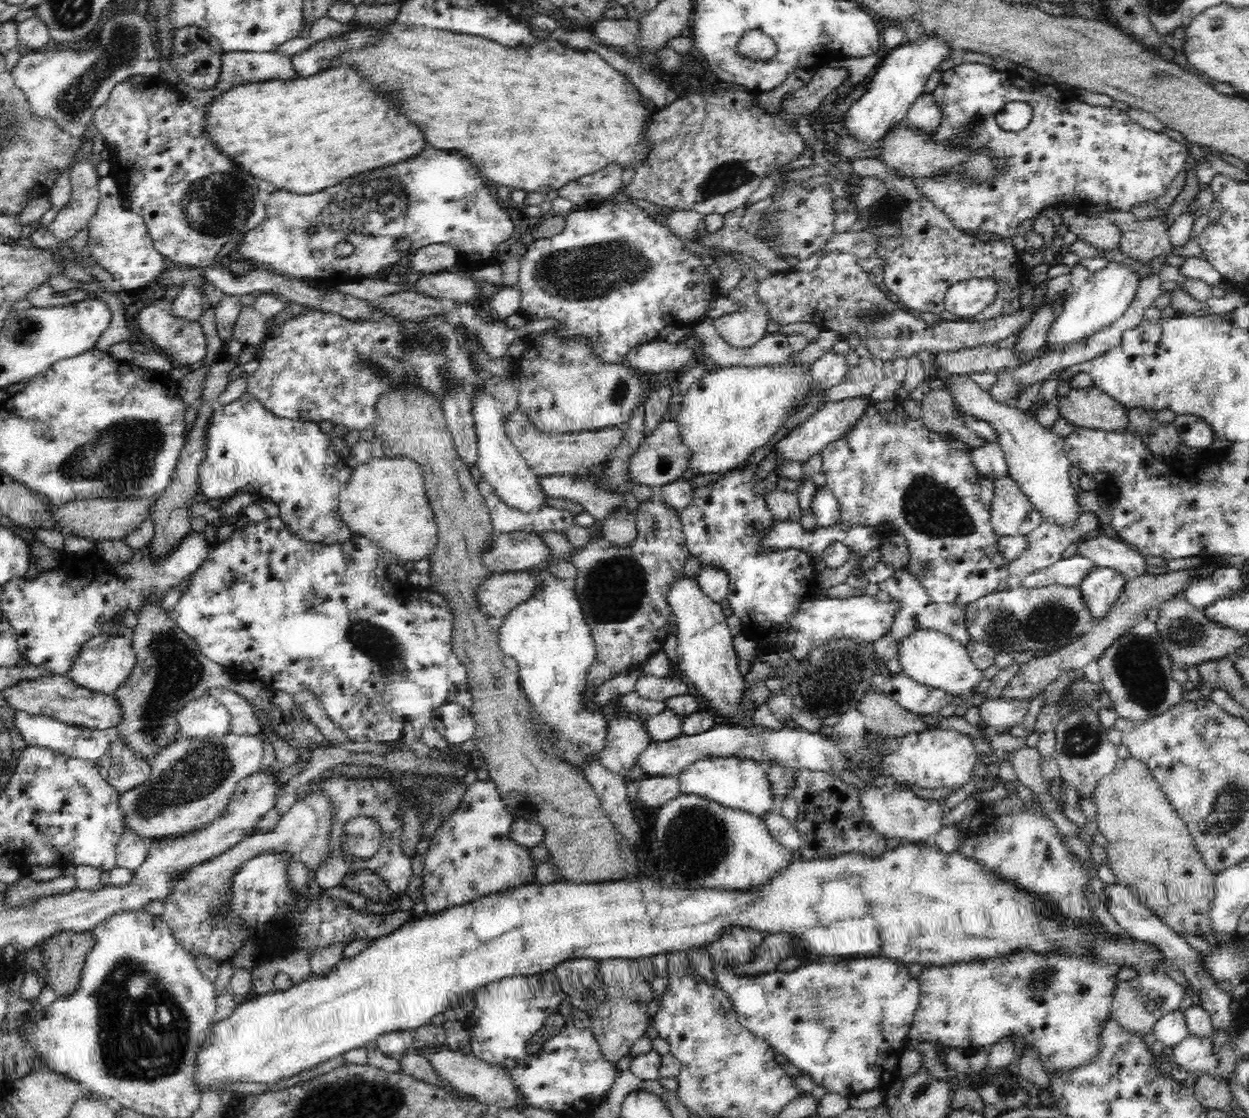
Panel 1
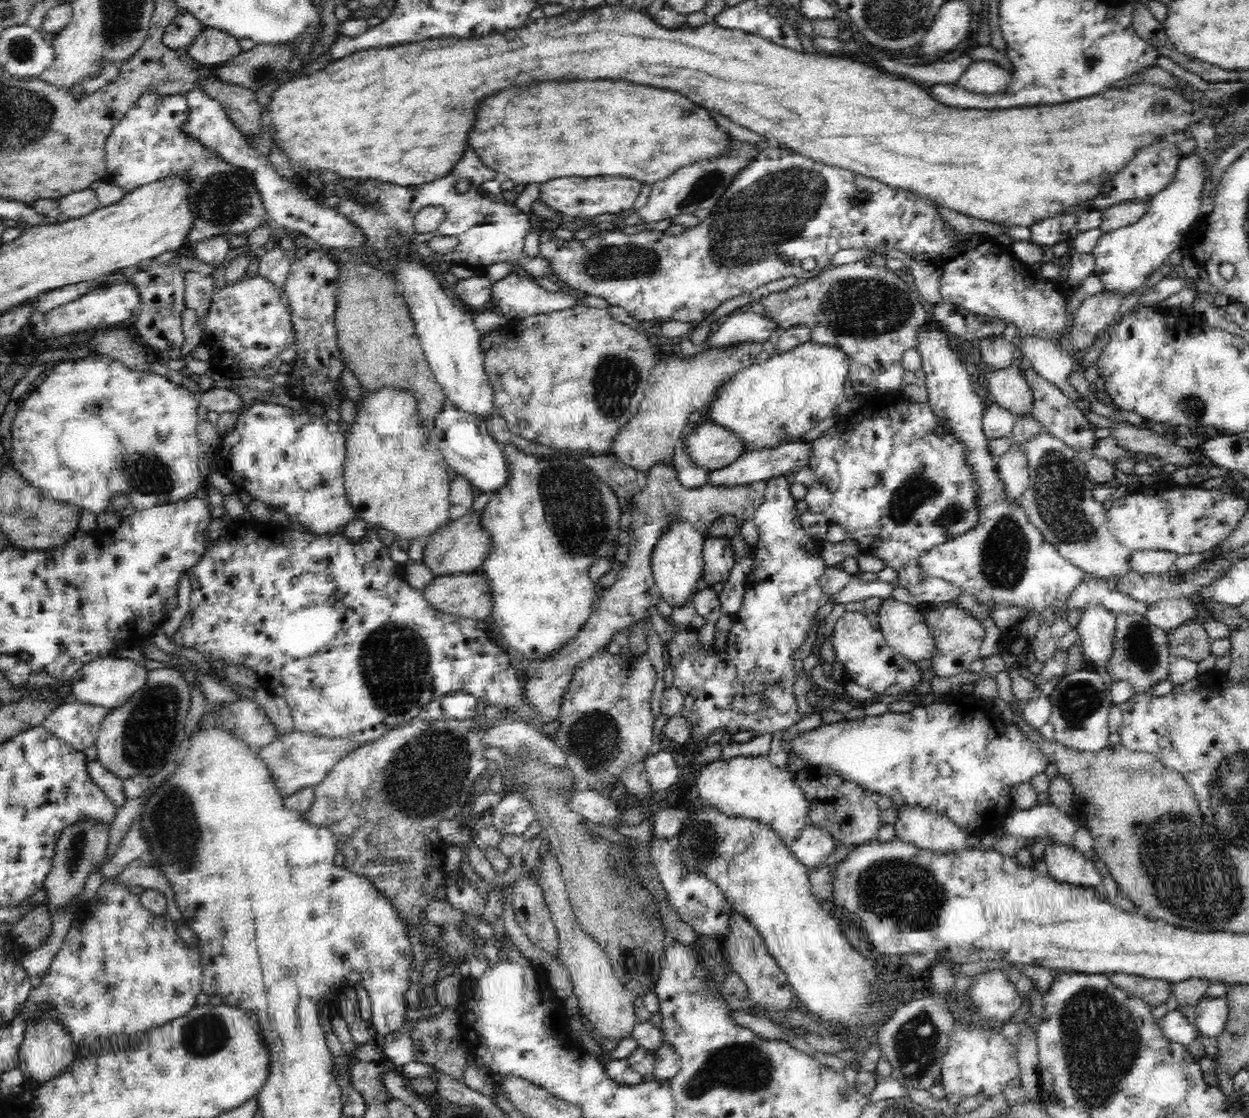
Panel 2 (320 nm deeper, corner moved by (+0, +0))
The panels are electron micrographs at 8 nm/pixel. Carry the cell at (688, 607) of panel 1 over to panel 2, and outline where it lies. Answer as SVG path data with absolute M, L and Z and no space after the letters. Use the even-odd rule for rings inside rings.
M674 519L664 530L651 552L651 572L655 578L656 588L672 608L681 608L692 604L698 592L697 584L703 576L703 544L704 534L697 532L690 521Z

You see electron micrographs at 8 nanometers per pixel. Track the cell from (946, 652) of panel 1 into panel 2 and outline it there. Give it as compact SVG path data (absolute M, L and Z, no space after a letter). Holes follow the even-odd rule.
M882 599L873 619L879 624L886 642L906 660L932 660L936 653L936 639L922 618L919 607L894 600Z

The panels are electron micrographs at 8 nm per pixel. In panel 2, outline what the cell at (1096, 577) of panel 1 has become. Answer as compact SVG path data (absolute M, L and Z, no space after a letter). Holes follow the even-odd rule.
M1104 603L1084 607L1077 624L1080 648L1088 665L1108 662L1114 652L1115 622L1117 615Z

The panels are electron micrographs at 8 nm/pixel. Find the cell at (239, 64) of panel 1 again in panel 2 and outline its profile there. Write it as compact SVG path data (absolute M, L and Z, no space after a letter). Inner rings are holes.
M210 27L200 31L184 50L197 62L212 67L224 65L243 52L236 37Z

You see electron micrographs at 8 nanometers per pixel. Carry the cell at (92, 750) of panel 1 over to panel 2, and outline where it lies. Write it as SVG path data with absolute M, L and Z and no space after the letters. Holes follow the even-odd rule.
M76 700L58 705L42 721L44 730L72 749L83 752L96 744L107 710Z

